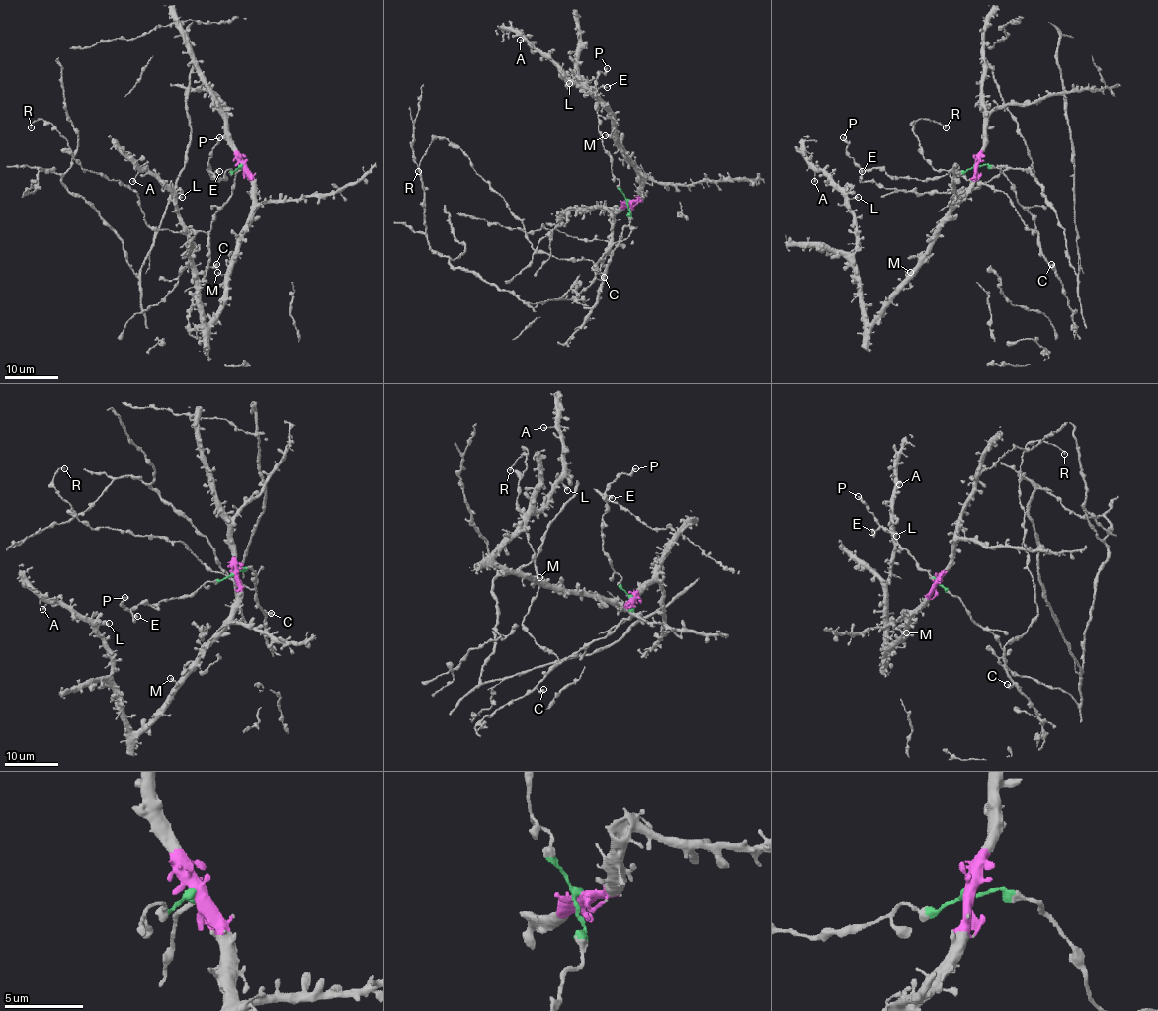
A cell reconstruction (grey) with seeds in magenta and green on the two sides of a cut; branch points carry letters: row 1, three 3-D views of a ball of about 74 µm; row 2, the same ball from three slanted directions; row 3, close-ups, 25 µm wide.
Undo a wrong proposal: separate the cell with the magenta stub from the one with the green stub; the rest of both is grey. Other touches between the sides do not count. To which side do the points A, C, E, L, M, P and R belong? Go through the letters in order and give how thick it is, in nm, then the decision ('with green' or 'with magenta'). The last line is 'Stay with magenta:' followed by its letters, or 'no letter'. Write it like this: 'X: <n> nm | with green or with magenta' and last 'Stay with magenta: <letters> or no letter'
A: 240 nm | with magenta
C: 460 nm | with green
E: 400 nm | with green
L: 420 nm | with magenta
M: 320 nm | with magenta
P: 360 nm | with green
R: 240 nm | with green
Stay with magenta: A, L, M

